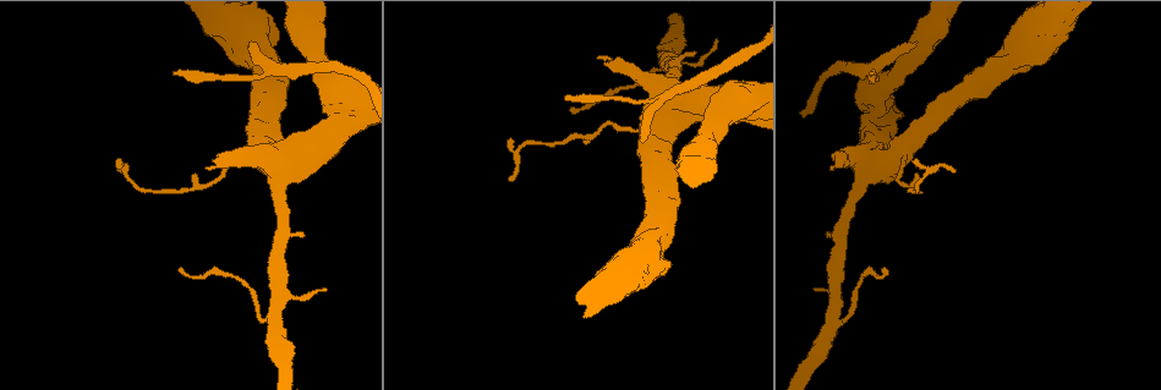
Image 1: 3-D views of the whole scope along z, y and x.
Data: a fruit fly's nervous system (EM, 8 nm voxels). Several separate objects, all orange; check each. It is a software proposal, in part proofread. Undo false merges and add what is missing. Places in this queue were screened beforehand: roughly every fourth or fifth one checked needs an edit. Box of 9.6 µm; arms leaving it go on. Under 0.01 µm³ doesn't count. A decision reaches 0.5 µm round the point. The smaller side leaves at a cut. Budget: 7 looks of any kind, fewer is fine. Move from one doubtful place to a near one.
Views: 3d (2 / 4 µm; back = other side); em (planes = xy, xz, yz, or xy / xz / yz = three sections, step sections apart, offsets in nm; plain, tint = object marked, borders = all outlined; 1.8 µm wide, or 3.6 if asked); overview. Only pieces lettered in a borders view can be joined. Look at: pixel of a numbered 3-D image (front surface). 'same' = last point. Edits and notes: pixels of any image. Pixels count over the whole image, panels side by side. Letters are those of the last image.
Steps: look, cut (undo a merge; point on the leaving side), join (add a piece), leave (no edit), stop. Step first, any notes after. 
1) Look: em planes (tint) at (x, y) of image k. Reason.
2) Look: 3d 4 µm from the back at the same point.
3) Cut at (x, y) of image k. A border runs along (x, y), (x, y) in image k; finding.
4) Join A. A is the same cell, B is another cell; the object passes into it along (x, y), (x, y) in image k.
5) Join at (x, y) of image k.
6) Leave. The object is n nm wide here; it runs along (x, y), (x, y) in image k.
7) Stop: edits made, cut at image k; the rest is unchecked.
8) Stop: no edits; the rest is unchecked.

Look: em xz step 4 (borders) at (832, 168) of image 1. Free end.

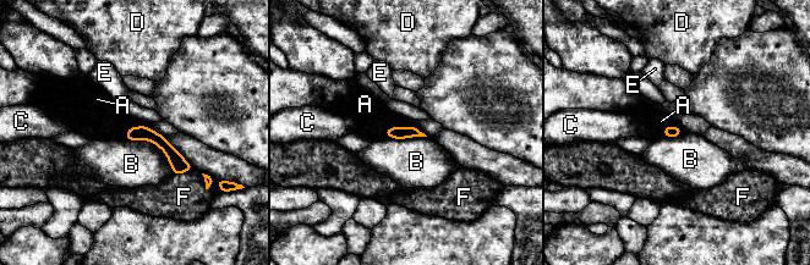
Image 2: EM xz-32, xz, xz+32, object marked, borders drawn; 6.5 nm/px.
Join A. The longest contact is with B, 380 nm; A is the same cell, B, C, D, E and F are other cells; it goes on there.

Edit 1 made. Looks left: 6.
Look: em planes (borders) at (512, 141) of image 1. Thin end.

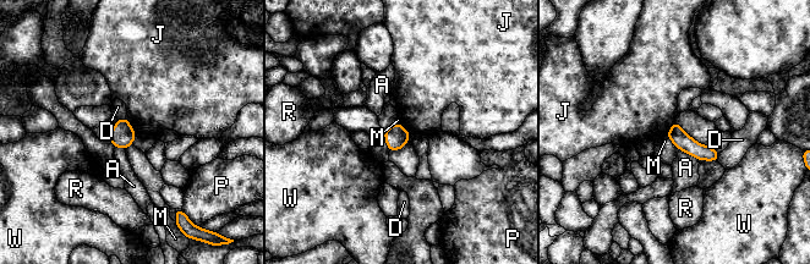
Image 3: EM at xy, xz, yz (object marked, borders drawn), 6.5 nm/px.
Leave. The object is 110 nm wide here; A, D, J, M, P, R and W are other cells; no lettered piece goes on from it.

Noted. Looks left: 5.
Look: em xz step 16 (borders) at (640, 140) of image 1. Branch stops here.

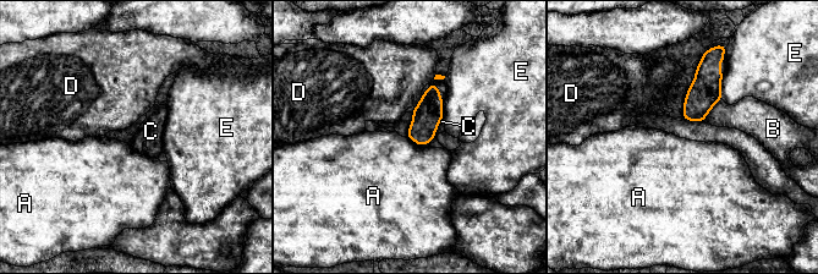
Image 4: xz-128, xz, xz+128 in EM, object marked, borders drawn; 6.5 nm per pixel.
Look: em planes (borders) at the same point.

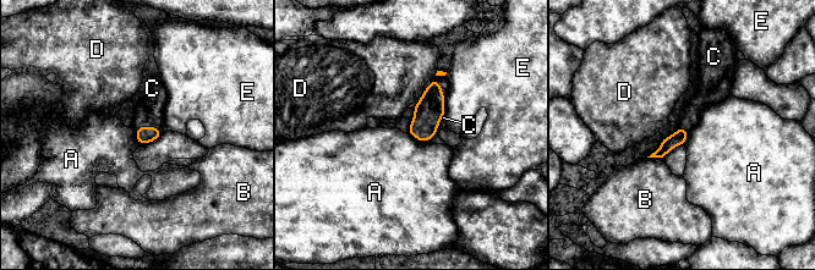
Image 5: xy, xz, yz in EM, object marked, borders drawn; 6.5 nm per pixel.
Join C. C is the same cell, A, B, D and E are other cells; it goes on there.

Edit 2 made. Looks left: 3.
Stop: edits made, join at image 2, join at image 5; the rest is unchecked.

